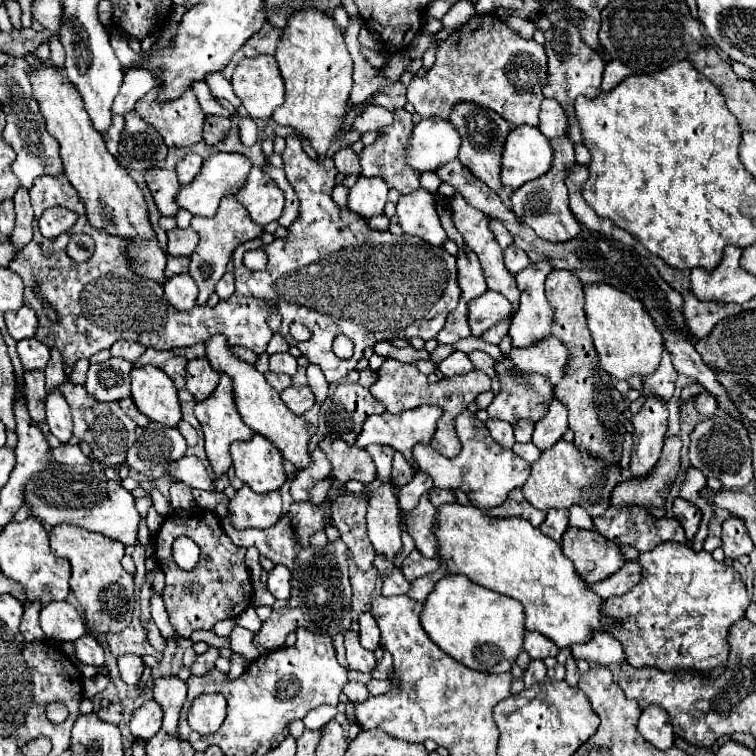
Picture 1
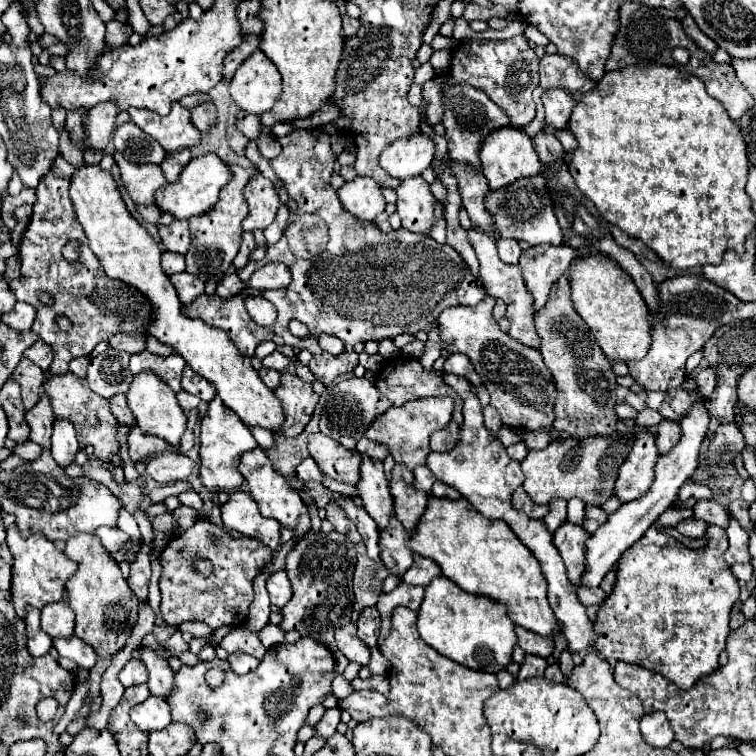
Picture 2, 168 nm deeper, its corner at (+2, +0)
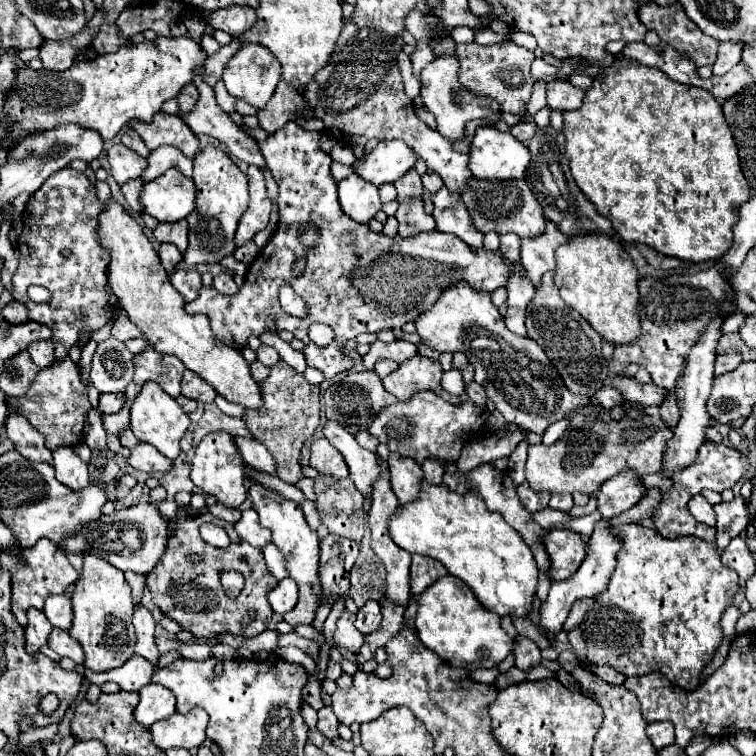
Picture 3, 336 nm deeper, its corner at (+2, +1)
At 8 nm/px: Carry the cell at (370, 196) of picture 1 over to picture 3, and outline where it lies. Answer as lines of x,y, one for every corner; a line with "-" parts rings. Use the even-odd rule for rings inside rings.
356,172
338,182
338,200
344,214
360,224
368,224
368,220
372,220
374,214
382,208
378,186
358,178

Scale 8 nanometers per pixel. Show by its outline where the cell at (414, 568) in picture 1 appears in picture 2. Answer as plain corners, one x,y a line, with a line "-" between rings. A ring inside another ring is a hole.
414,553
414,563
412,567
404,573
404,583
408,585
420,585
426,587
434,577
440,575
440,567
438,563
434,563
432,559
426,559
418,553

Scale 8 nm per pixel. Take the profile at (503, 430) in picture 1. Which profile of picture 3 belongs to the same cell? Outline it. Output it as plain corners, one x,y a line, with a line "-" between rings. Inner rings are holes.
470,382
470,384
466,386
466,394
468,394
468,398
470,398
474,404
478,404
478,406
486,406
486,402
488,402
486,392
484,392
482,386
478,386
476,382

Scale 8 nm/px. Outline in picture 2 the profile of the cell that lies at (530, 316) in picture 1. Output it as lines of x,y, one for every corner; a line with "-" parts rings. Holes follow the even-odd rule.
538,245
522,251
520,269
528,291
534,295
534,309
538,311
550,293
550,287
560,279
576,257
576,249
568,245

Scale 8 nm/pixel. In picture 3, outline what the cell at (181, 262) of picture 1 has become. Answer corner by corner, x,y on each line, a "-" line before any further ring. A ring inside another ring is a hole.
162,244
162,246
160,246
160,250
158,250
158,254
160,254
162,266
166,268
166,272
168,272
168,274
174,274
176,266
178,266
178,264
180,264
180,260
182,260
180,250
178,250
174,244

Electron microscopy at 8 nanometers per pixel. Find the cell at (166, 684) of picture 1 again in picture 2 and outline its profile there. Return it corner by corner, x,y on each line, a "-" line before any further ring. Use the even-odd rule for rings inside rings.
140,647
140,661
144,661
150,673
148,679
150,693
158,697
166,697
170,693
170,687
174,685
174,671
170,669
168,661
150,647

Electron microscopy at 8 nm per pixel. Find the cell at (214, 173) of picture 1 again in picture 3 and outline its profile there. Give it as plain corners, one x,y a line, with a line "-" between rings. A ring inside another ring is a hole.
168,170
142,188
142,210
160,222
178,222
196,206
196,186
180,170

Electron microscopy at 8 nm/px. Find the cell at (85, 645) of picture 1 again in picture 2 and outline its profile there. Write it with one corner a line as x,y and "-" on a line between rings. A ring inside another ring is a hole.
76,635
58,637
58,639
52,639
52,641
54,641
54,649
60,653
60,657
72,659
82,669
92,669
94,667
94,663
96,663
94,649
88,643
84,643
82,639
78,639

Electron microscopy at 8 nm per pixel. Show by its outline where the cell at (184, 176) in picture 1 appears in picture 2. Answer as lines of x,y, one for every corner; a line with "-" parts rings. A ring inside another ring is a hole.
186,149
186,151
172,153
172,155
166,155
166,159
160,163
160,167
162,167
162,173
164,173
166,181
168,181
168,183
172,183
174,179
178,179
180,171
190,163
190,159
192,159
192,155
190,155
190,151
188,151
188,149

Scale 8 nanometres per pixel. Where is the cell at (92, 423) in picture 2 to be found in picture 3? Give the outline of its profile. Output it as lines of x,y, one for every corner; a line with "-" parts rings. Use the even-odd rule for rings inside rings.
66,358
62,362
54,362
52,366
40,370
34,384
22,398
8,398
8,404
18,406
28,422
44,434
46,446
50,450
58,446
76,446
82,440
82,428
86,422
86,416
90,412
90,402
86,396
86,386
80,382
78,366

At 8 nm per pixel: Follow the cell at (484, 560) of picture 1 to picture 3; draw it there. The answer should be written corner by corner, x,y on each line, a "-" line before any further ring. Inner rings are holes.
422,482
420,498
408,506
400,506
398,512
392,516
388,530
390,530
392,540
402,550
406,550
410,554
430,556
430,558
442,562
452,576
456,576
468,584
468,588
474,592
478,602
482,602
482,606
486,606
490,612
494,612
498,616
530,614
532,598
536,596
536,588
538,588
536,560
534,560
530,548
526,546
526,542
522,542
522,538
518,536
518,532
514,532
512,526
498,512
490,512
484,506
480,496
470,494
470,492
460,496
460,494
450,492
444,484
432,486
428,482

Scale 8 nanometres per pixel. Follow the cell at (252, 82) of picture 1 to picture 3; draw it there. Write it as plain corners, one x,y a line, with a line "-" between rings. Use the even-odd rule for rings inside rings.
244,44
234,58
228,62
224,76
222,76
228,92
236,98
242,98
244,102
252,104
254,108
266,106
266,102
272,98
278,82
280,82
280,62
270,54
268,48
262,48
260,44

